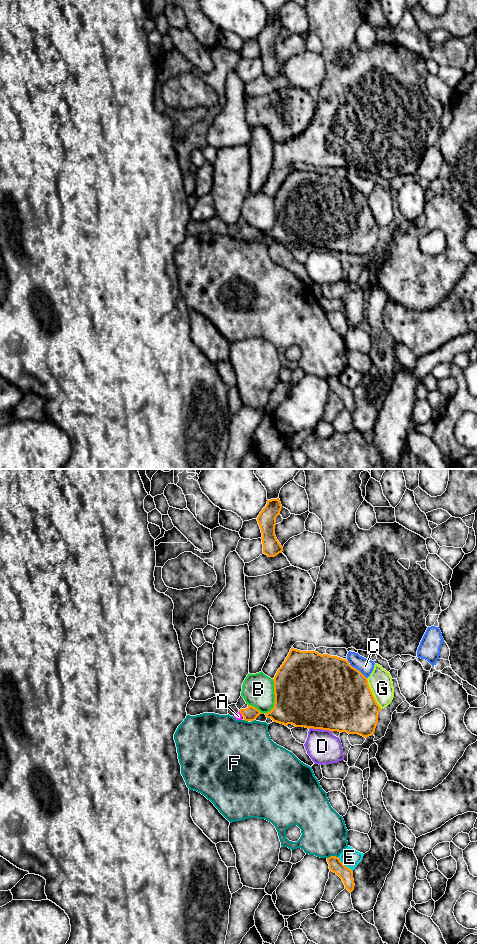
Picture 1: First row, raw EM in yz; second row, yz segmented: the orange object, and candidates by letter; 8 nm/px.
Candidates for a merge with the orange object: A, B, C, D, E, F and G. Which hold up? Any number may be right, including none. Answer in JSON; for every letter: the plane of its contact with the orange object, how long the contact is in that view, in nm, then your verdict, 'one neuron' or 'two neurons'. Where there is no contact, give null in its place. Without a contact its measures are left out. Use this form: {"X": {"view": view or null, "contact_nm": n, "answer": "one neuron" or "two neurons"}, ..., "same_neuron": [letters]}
{"A": {"view": "yz", "contact_nm": 60, "answer": "one neuron"}, "B": {"view": "yz", "contact_nm": 300, "answer": "two neurons"}, "C": {"view": "yz", "contact_nm": 180, "answer": "two neurons"}, "D": {"view": "yz", "contact_nm": 190, "answer": "two neurons"}, "E": {"view": "yz", "contact_nm": 170, "answer": "two neurons"}, "F": {"view": "yz", "contact_nm": 100, "answer": "two neurons"}, "G": {"view": "yz", "contact_nm": 280, "answer": "two neurons"}, "same_neuron": ["A"]}

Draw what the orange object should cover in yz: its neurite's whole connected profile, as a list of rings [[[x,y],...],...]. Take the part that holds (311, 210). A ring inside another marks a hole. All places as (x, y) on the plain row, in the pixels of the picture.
[[[291,168],[288,176],[285,181],[278,189],[274,199],[274,214],[275,214],[275,223],[274,227],[270,232],[264,233],[267,238],[271,238],[274,242],[283,244],[287,246],[288,244],[292,244],[295,247],[305,247],[305,248],[313,248],[313,249],[322,249],[329,250],[331,252],[338,251],[340,253],[347,252],[348,254],[358,254],[365,258],[371,256],[375,252],[376,245],[378,243],[378,235],[381,230],[380,226],[377,224],[372,211],[369,207],[367,198],[356,188],[352,187],[348,180],[342,179],[337,176],[330,176],[328,174],[319,174],[315,171],[300,171],[297,169]]]

